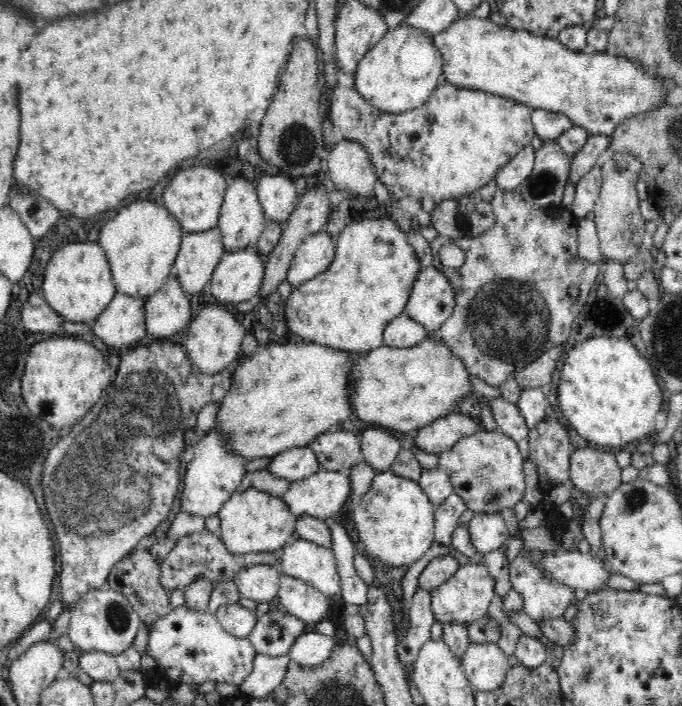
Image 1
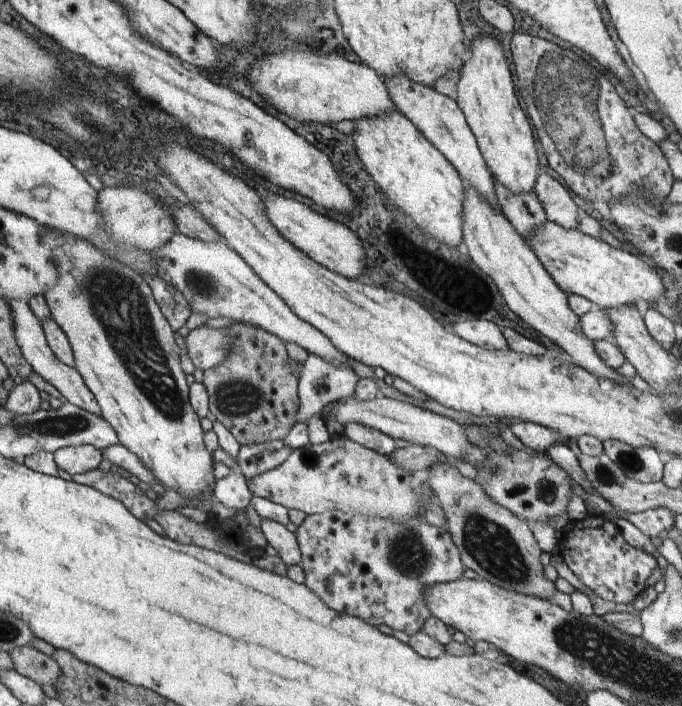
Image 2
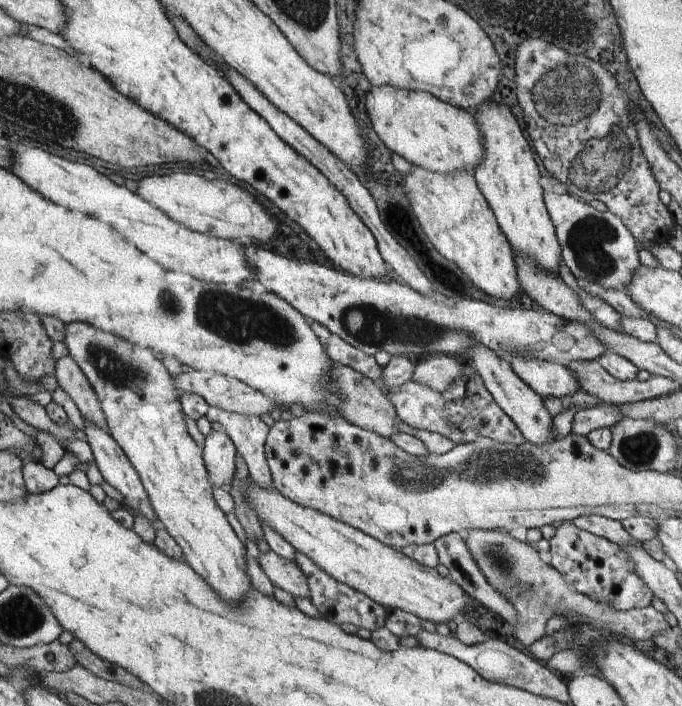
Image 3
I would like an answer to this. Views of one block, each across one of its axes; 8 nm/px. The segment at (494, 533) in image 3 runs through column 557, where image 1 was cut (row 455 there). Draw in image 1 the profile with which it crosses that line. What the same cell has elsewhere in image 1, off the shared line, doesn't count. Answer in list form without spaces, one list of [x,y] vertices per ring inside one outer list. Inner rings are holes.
[[[582,446],[574,449],[569,459],[569,482],[576,490],[582,490],[593,501],[597,497],[604,498],[622,484],[621,468],[616,461],[616,456],[610,452]]]

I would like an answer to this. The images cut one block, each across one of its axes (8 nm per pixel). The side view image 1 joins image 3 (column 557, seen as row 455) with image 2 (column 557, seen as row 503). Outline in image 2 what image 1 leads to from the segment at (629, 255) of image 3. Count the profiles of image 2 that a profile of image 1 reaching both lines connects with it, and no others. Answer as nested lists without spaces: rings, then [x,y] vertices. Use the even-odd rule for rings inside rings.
[[[542,171],[533,188],[540,204],[546,209],[547,220],[564,228],[576,229],[578,226],[578,206],[574,204],[570,192],[552,176]]]

